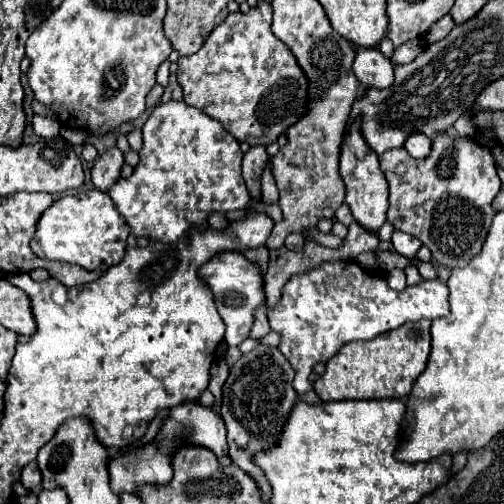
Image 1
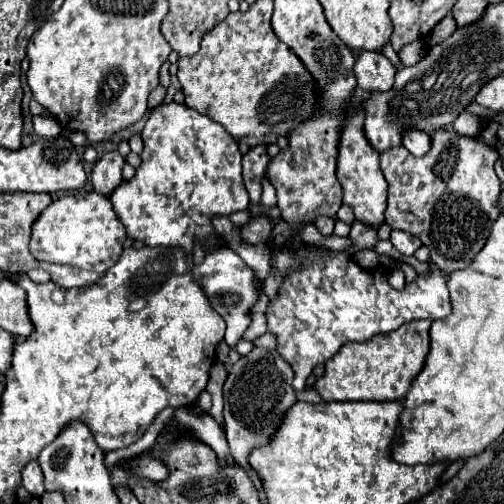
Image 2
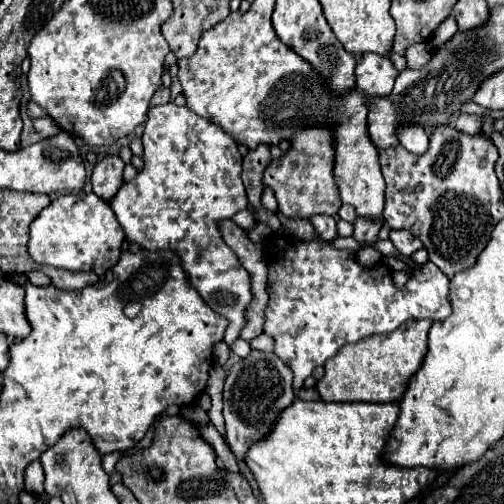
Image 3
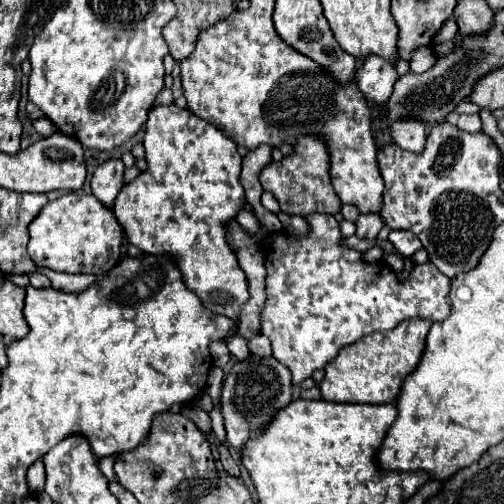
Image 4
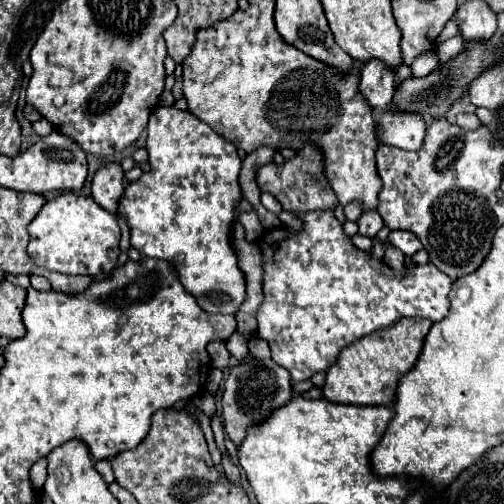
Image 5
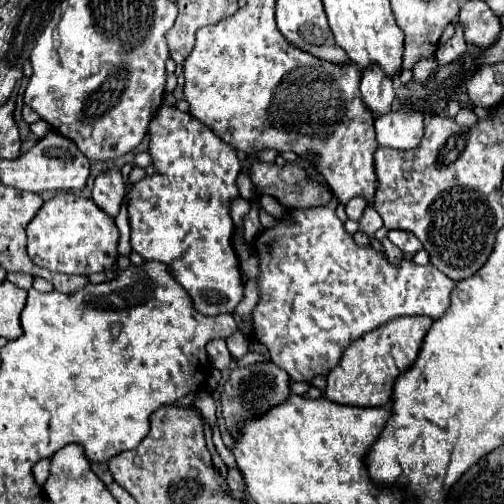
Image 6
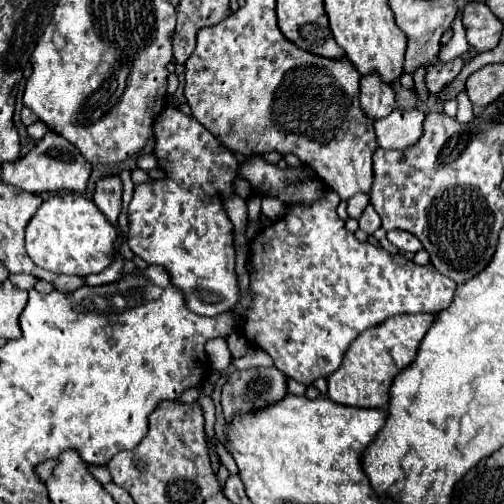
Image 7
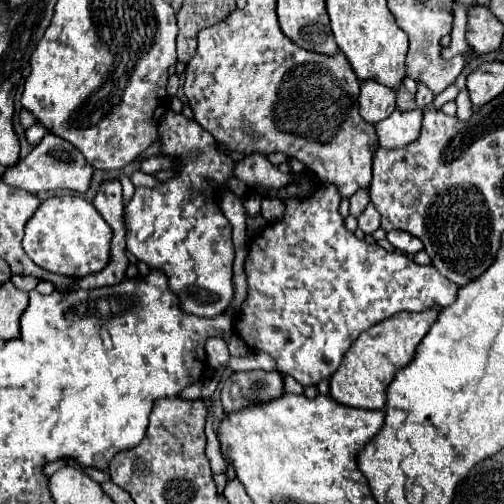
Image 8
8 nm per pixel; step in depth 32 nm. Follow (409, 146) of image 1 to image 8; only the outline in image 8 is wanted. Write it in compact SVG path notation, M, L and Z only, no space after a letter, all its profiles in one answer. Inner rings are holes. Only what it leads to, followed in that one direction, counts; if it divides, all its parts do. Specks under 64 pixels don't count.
M394 110L388 120L378 122L376 124L376 134L378 134L378 142L380 148L402 148L412 144L422 128L422 110L410 110L410 112L402 112L402 110Z

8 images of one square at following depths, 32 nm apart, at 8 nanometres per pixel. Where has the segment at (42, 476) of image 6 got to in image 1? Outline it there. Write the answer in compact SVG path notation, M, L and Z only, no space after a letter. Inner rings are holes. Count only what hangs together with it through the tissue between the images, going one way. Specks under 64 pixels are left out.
M30 462L28 466L22 468L20 482L22 482L24 488L38 488L40 486L40 480L42 480L42 476L40 476L40 470L38 470L38 464L36 462Z

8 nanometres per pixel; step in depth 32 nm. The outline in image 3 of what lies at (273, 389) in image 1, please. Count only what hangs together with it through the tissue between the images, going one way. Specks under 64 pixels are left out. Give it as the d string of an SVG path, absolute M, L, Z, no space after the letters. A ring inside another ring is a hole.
M252 350L246 358L238 360L226 378L224 384L224 420L226 420L226 442L236 456L244 462L246 452L252 444L264 440L280 414L296 400L292 388L292 370L274 354Z

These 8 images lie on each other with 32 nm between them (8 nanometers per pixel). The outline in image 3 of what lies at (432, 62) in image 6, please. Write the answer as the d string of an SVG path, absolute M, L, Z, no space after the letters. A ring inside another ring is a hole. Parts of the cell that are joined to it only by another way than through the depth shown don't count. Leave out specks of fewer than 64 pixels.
M418 42L418 44L412 44L406 48L406 54L404 54L404 60L410 68L422 68L426 62L428 62L428 56L430 56L430 48L428 44L424 42Z

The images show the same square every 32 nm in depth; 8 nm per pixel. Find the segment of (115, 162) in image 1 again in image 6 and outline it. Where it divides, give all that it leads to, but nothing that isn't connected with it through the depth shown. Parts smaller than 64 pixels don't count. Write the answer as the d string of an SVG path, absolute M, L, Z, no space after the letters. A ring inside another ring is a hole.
M108 170L96 176L94 188L92 188L92 200L110 216L116 216L120 212L122 198L126 194L124 180L120 170Z

